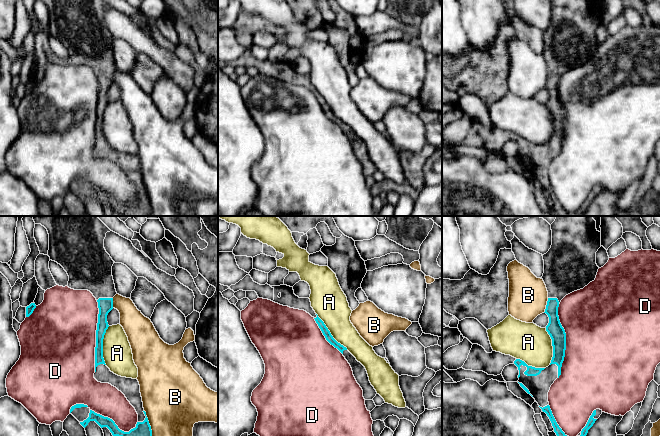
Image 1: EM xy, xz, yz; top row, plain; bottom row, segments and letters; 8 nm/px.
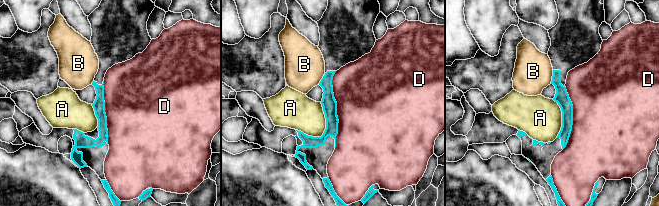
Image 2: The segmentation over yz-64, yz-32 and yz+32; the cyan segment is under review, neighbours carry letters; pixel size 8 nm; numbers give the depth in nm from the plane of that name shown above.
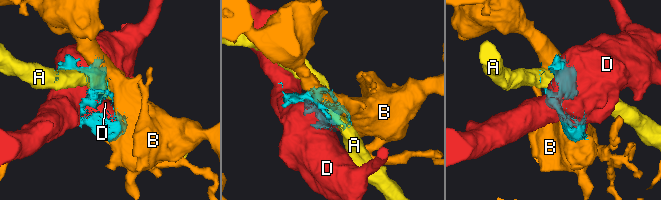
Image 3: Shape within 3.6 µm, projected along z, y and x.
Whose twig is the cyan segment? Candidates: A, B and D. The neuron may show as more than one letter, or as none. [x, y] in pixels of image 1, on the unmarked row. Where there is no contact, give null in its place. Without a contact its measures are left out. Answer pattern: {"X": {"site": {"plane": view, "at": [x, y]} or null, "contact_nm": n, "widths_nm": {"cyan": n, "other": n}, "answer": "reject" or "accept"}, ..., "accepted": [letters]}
{"A": {"site": {"plane": "xz", "at": [329, 108]}, "contact_nm": 380, "widths_nm": {"cyan": 60, "other": 280}, "answer": "reject"}, "B": {"site": {"plane": "yz", "at": [546, 81]}, "contact_nm": 130, "widths_nm": {"cyan": 130, "other": 320}, "answer": "reject"}, "D": {"site": {"plane": "yz", "at": [565, 117]}, "contact_nm": 600, "widths_nm": {"cyan": 130, "other": 500}, "answer": "reject"}, "accepted": []}

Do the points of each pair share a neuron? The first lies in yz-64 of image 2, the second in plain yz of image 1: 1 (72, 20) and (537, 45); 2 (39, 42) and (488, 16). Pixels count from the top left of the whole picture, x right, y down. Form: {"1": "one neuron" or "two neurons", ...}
{"1": "one neuron", "2": "two neurons"}

